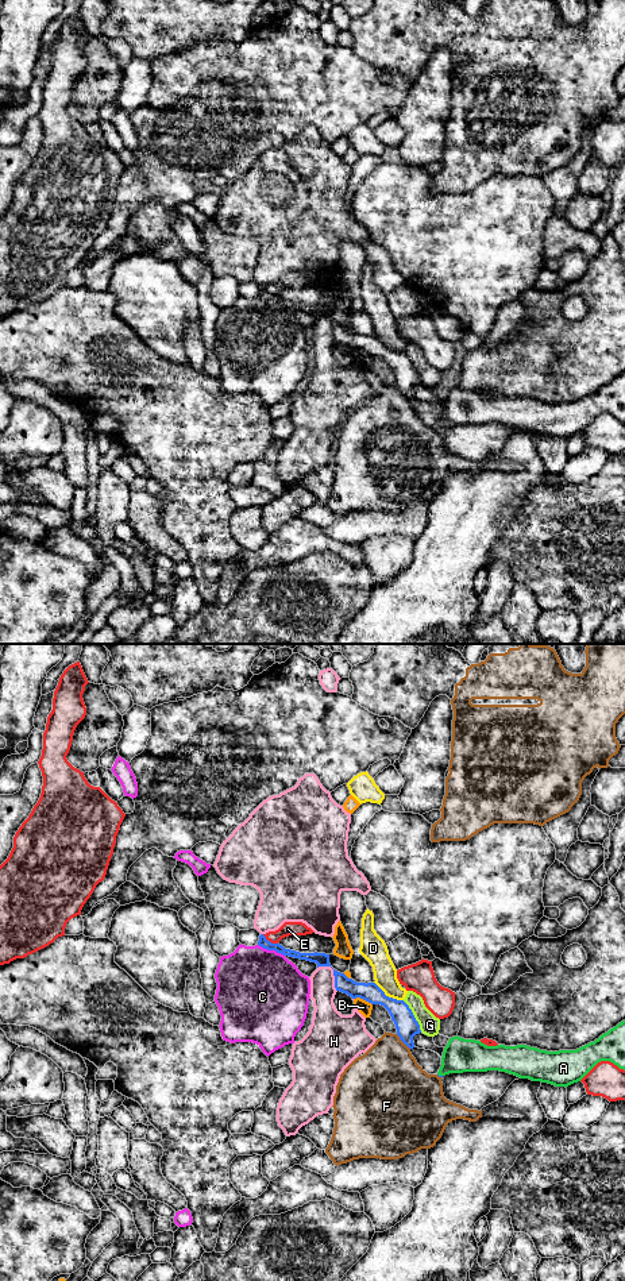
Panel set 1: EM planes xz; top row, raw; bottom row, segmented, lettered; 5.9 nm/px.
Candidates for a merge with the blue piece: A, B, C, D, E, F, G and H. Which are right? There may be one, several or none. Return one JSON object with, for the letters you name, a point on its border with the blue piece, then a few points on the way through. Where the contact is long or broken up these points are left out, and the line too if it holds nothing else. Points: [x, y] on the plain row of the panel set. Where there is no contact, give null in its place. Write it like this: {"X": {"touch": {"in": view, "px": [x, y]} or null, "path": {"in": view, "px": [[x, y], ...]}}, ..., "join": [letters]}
{"join": []}

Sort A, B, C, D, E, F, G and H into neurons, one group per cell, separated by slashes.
A / B / C / D / E / F / G / H

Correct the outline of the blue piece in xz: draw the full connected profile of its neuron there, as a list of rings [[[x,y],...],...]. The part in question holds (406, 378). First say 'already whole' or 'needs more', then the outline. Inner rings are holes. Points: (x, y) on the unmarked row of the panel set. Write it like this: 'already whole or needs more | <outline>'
already whole | [[[333,321],[335,340],[347,346],[352,351],[360,350],[371,356],[383,358],[396,377],[397,387],[409,400],[414,400],[413,389],[420,386],[420,377],[412,362],[404,352],[397,352],[385,347],[375,335],[356,335],[344,325]]]

